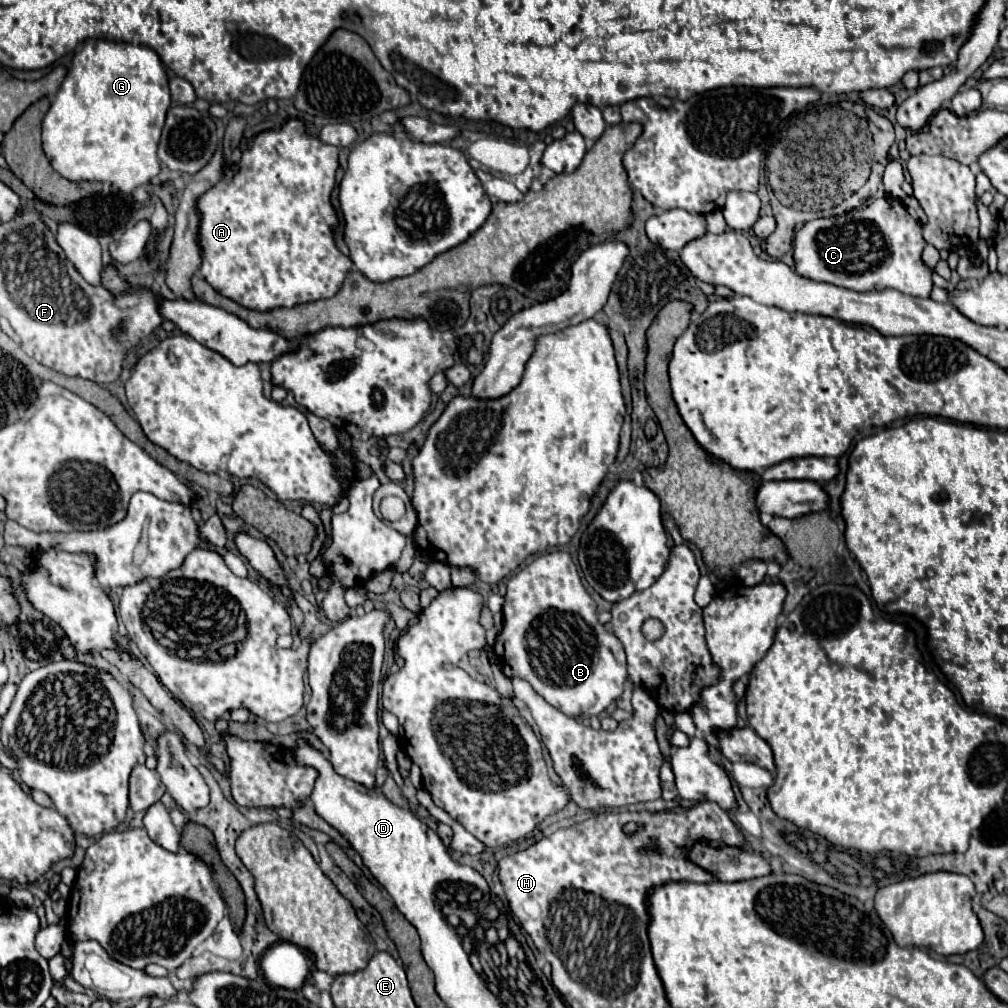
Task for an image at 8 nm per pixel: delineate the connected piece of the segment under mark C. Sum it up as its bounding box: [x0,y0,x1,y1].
[793,197,933,297]

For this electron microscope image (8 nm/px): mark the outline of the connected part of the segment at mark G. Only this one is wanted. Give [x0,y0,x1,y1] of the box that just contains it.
[43,39,171,195]

